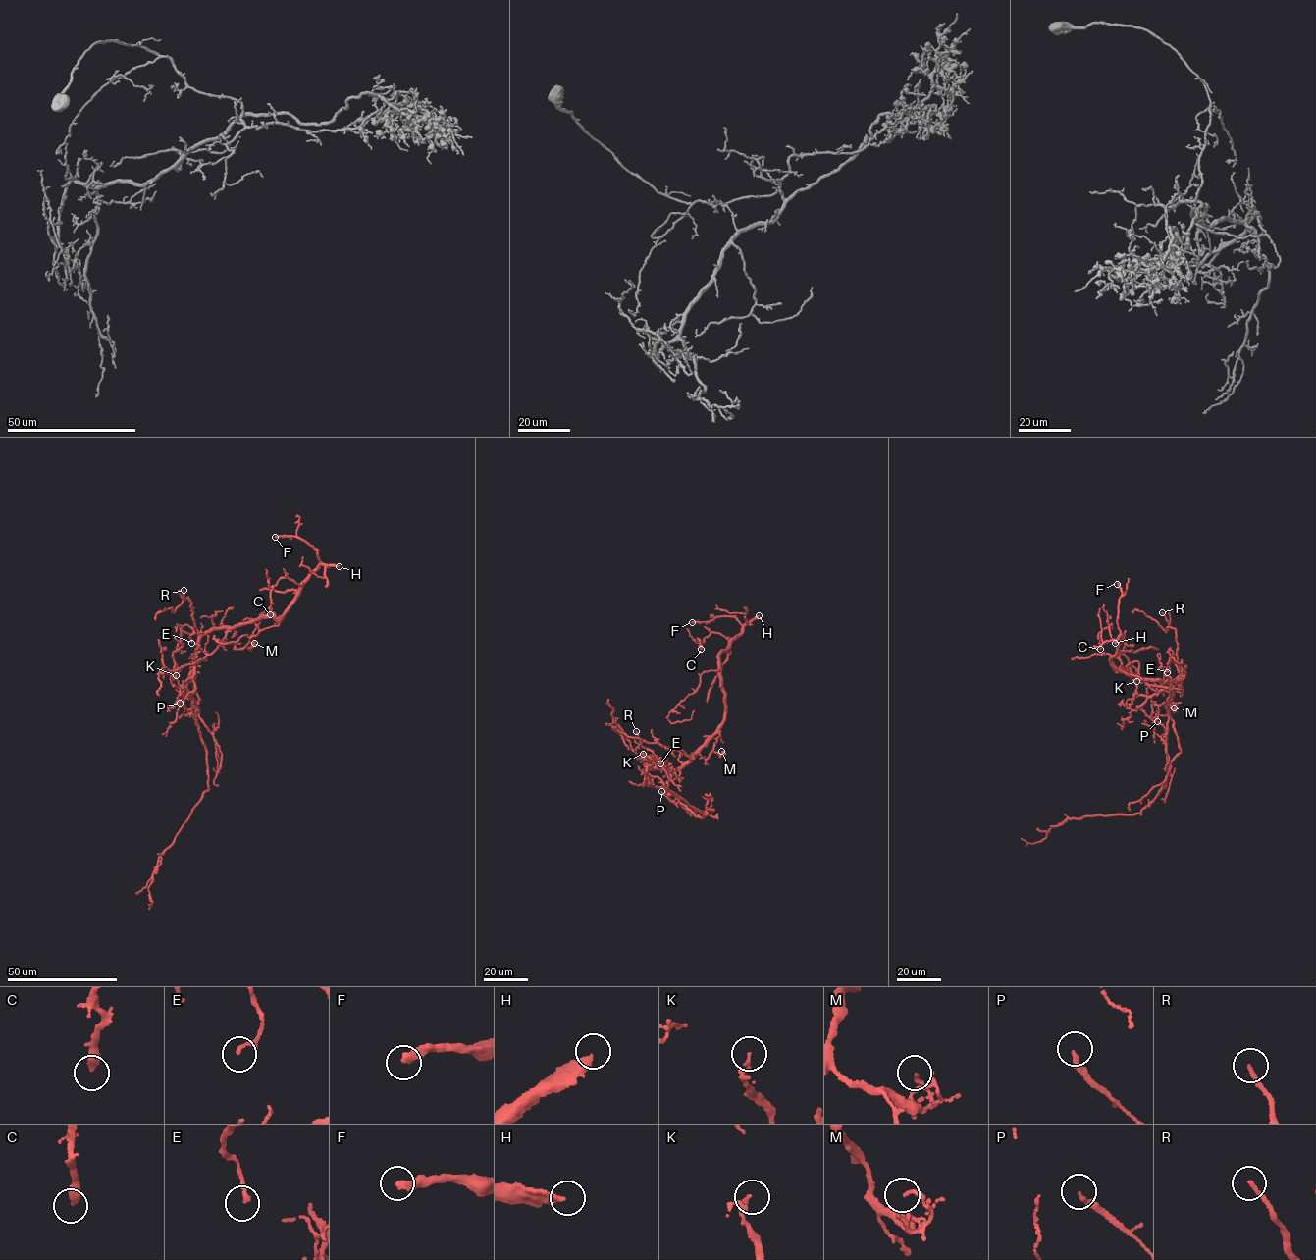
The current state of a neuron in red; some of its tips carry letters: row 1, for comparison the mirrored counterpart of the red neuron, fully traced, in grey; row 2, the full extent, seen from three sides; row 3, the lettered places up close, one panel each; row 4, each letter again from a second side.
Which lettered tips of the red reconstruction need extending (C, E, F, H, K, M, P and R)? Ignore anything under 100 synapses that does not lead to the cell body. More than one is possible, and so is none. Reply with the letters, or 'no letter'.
F, H

